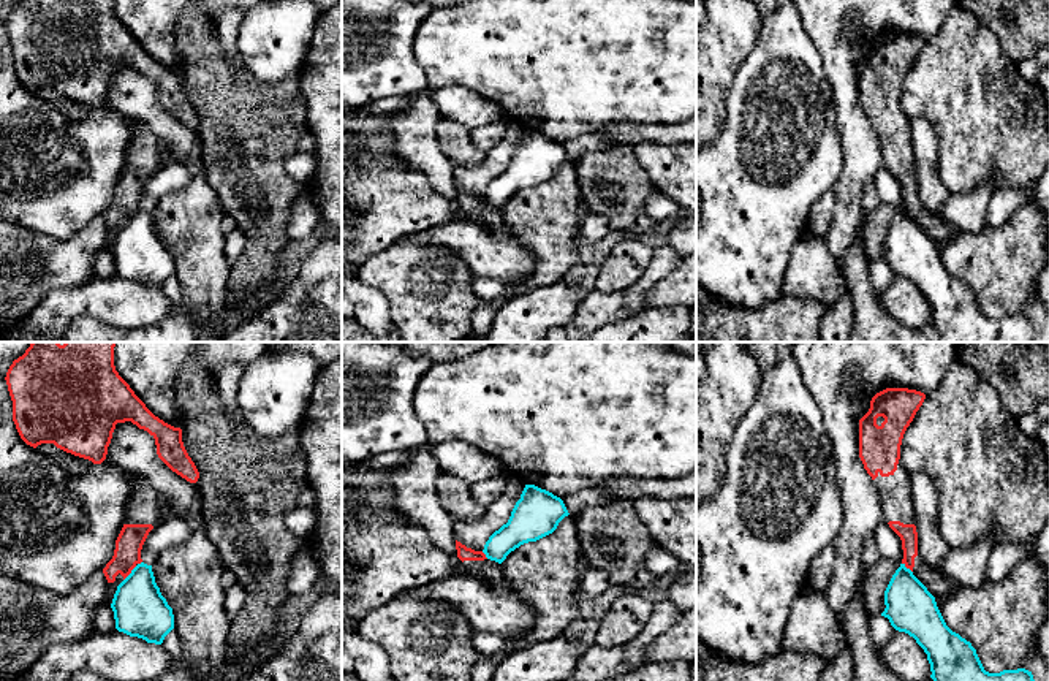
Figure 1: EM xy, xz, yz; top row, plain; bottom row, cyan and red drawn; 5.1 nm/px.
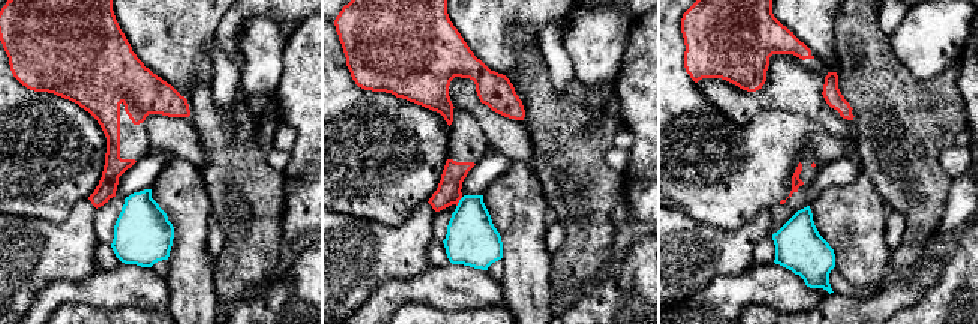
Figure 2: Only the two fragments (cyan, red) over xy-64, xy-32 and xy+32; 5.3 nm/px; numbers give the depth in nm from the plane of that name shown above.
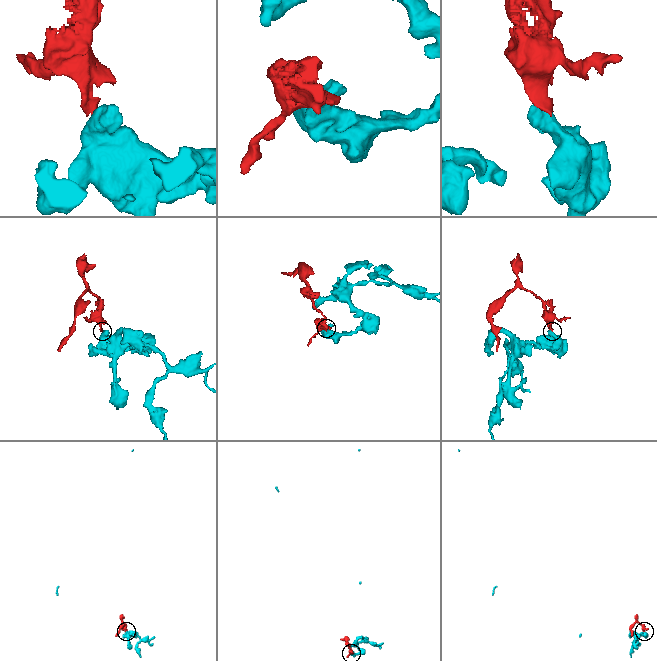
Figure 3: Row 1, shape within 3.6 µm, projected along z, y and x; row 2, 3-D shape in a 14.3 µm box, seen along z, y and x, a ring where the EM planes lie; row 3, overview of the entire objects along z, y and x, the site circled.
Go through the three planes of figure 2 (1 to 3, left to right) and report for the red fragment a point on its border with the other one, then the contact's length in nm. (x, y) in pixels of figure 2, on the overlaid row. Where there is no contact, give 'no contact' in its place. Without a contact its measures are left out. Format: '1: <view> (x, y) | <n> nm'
1: no contact
2: xy-32 (459, 202) | 70 nm
3: no contact

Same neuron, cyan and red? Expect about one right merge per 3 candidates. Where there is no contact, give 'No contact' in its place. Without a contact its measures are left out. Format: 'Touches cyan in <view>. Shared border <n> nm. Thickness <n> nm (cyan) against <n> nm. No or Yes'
Touches cyan in xy. Shared border 140 nm. Thickness 280 nm (cyan) against 140 nm. No

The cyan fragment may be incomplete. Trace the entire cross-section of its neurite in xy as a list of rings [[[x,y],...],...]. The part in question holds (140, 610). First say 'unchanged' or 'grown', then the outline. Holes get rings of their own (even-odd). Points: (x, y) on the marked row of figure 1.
unchanged; [[[144,562],[117,586],[111,608],[119,632],[147,643],[161,645],[174,629],[172,608],[155,583],[152,565]]]

